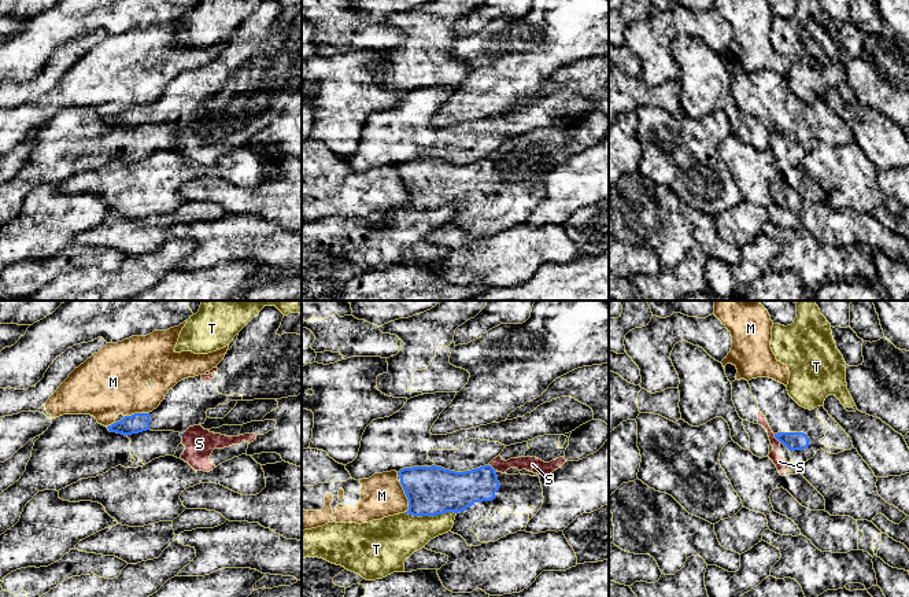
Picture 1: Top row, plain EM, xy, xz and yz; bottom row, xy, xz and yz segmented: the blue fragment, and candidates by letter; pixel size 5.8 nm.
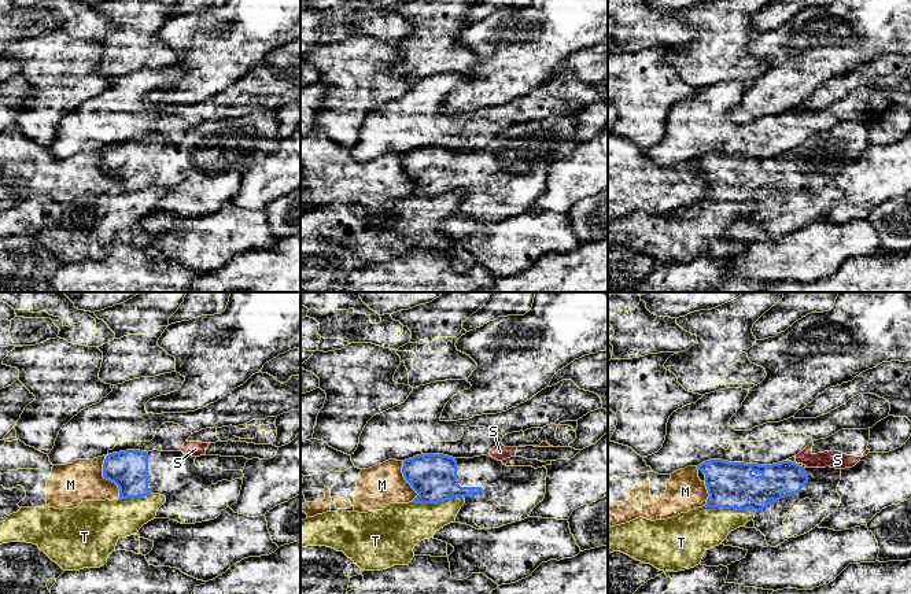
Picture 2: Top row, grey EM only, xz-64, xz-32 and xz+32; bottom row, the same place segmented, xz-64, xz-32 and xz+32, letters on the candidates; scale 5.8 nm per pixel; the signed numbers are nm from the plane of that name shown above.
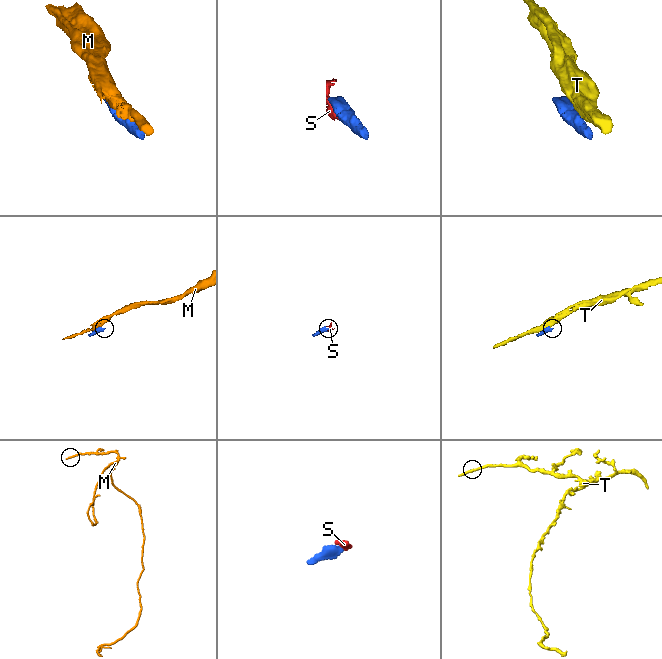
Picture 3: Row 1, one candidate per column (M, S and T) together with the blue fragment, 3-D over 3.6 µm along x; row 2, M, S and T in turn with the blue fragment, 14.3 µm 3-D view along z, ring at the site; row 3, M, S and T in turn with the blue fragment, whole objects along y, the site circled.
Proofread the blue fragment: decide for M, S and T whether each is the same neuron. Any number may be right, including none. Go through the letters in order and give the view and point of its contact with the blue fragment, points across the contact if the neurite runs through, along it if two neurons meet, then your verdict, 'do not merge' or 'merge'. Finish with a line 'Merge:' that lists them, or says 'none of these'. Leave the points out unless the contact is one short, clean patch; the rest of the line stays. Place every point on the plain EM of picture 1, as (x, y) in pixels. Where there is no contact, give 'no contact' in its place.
M: xz (406, 188) | do not merge
S: yz (775, 129) | across yz (793, 133), (775, 129), (775, 150), (779, 154) | merge
T: xz (431, 207) | do not merge
Merge: S

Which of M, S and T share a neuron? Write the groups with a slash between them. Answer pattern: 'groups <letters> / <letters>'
groups M / S / T

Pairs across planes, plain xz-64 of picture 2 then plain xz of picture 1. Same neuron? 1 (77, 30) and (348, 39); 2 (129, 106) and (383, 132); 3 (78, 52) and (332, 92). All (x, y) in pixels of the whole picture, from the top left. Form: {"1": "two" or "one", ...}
{"1": "one", "2": "one", "3": "one"}

